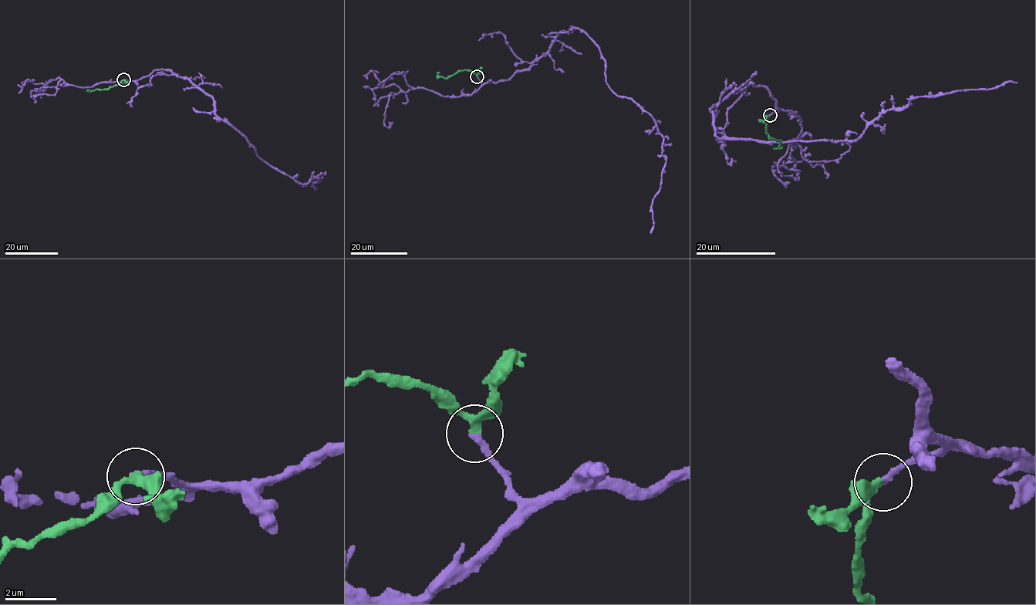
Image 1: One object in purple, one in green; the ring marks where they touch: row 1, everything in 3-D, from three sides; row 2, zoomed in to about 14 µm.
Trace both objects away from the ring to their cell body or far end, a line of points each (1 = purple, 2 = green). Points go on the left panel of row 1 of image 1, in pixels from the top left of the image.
1: (123, 79), (160, 69), (185, 78), (211, 98), (214, 112), (261, 160), (299, 183), (322, 177), (314, 190)
2: (123, 79), (103, 89), (89, 89)

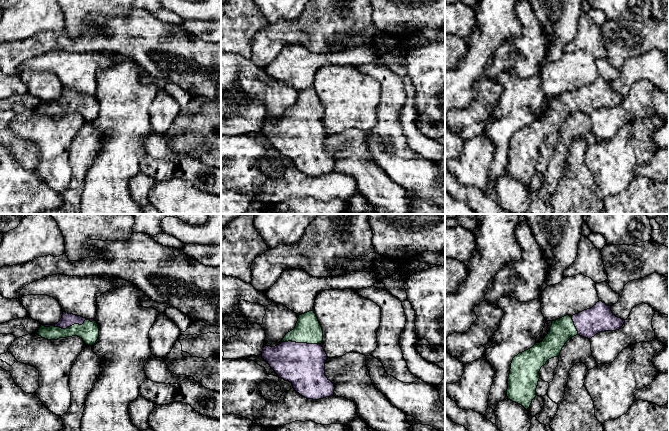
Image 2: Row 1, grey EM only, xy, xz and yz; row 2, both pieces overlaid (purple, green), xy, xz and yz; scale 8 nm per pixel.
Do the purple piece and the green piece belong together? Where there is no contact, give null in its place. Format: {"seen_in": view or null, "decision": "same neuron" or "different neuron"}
{"seen_in": "xy", "decision": "same neuron"}

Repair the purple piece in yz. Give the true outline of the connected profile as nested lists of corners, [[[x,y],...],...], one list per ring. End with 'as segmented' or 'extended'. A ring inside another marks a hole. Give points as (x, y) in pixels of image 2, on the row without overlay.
[[[602,77],[597,78],[591,85],[552,97],[550,107],[542,118],[513,134],[508,154],[508,175],[527,186],[537,172],[541,143],[549,135],[558,133],[570,114],[580,111],[591,115],[600,108],[621,105],[624,98],[625,96],[612,89],[611,82]]]; extended

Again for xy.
[[[63,88],[57,100],[41,101],[37,110],[48,116],[78,112],[86,121],[92,122],[99,113],[99,102],[95,95],[86,95]]]; extended

